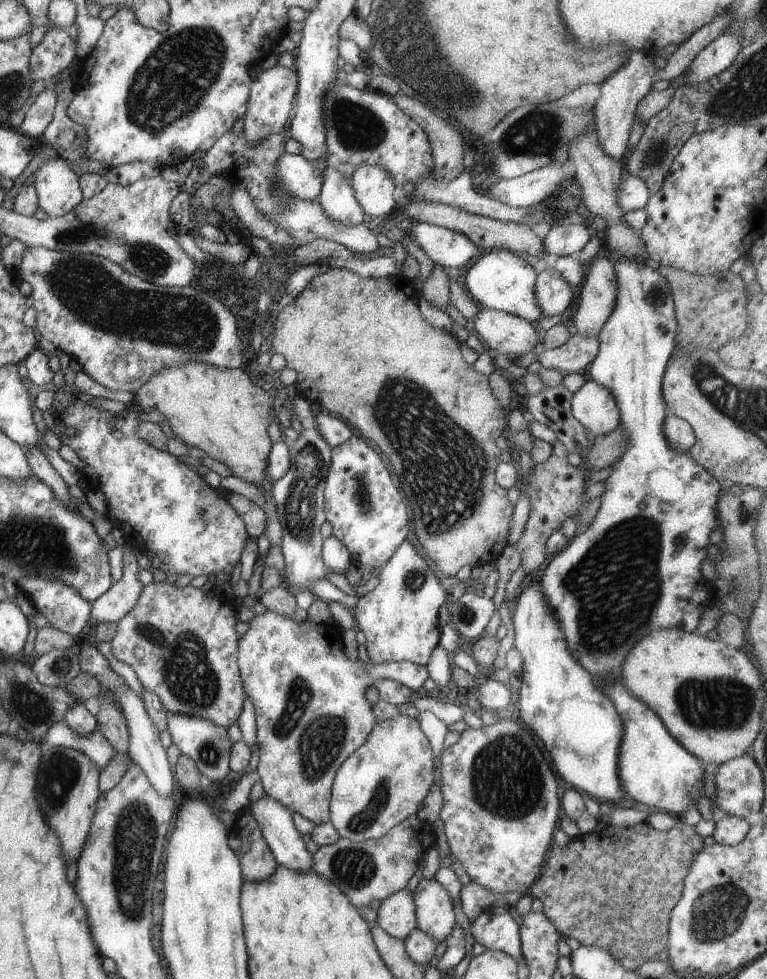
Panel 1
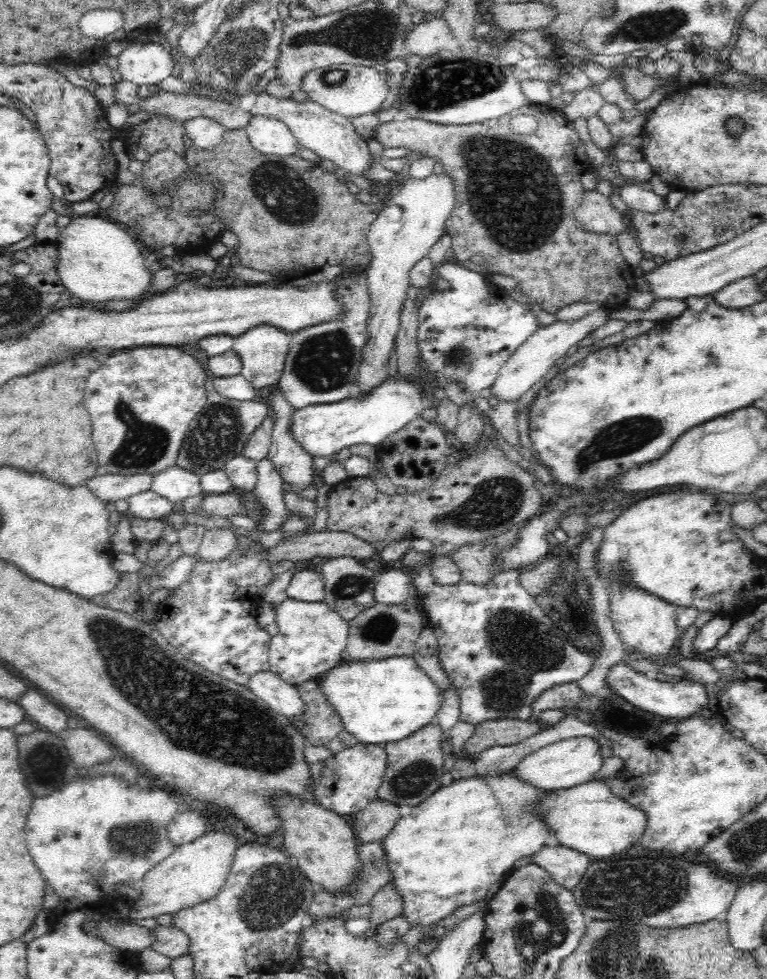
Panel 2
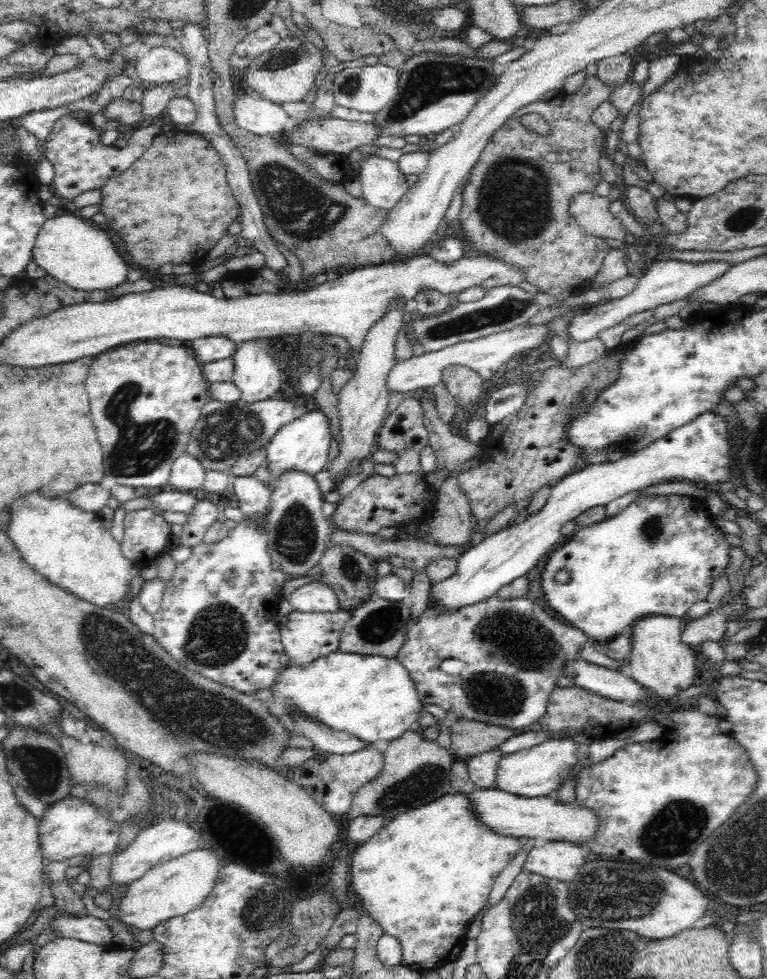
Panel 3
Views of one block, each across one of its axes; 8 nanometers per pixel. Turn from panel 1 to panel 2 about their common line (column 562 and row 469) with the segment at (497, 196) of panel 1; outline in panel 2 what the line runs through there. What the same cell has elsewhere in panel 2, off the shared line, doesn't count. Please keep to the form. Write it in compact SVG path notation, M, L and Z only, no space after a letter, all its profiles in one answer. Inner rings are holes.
M178 466L166 468L154 475L151 489L158 496L177 506L177 509L184 498L190 498L190 496L196 496L203 492L201 478Z

